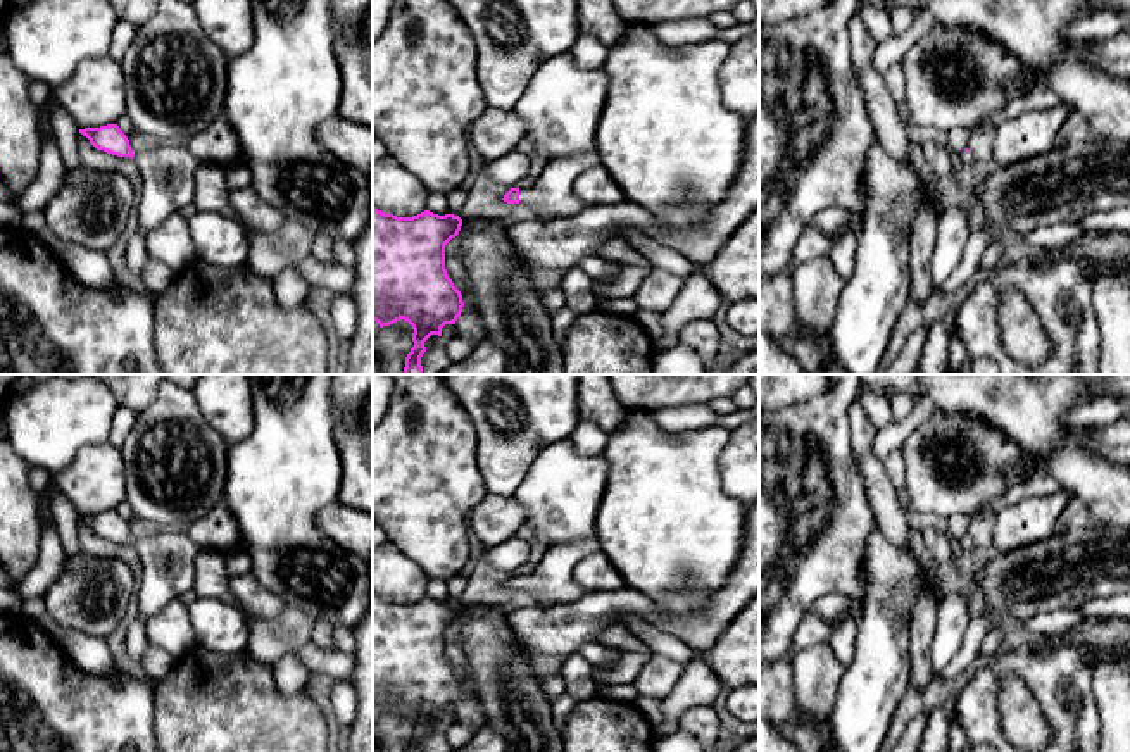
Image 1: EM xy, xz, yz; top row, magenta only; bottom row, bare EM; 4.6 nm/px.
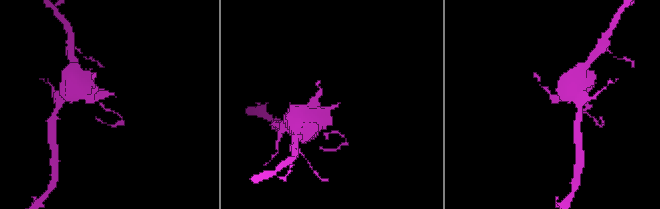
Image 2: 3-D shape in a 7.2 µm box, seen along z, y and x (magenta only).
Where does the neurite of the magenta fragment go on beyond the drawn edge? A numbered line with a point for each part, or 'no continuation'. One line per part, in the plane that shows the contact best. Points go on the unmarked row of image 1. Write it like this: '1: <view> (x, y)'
1: xz (551, 582)

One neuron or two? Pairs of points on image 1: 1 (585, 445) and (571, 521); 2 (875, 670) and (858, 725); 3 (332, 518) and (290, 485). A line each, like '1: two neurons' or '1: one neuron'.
1: two neurons
2: one neuron
3: two neurons

